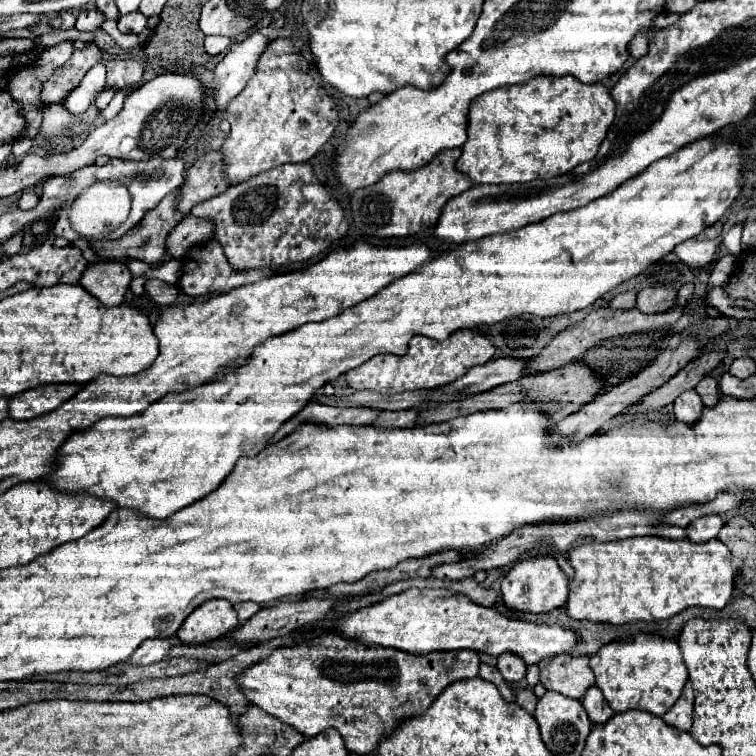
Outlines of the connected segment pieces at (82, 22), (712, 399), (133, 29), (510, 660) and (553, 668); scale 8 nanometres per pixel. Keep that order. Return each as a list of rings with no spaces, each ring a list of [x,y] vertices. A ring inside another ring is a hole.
[[[82,9],[76,17],[76,25],[74,29],[78,33],[88,33],[88,31],[96,31],[102,27],[102,23],[106,21],[106,15],[98,9]]]
[[[710,375],[704,377],[704,379],[698,383],[696,391],[698,391],[698,395],[702,397],[702,401],[704,401],[706,407],[714,407],[714,405],[718,403],[718,385],[716,385],[716,379],[714,379],[714,377],[710,377]]]
[[[140,11],[122,15],[122,17],[118,19],[118,31],[120,31],[120,33],[140,33],[140,31],[144,31],[146,27],[148,27],[148,25],[146,25],[146,17],[144,17]]]
[[[504,653],[498,657],[498,671],[502,673],[502,677],[508,681],[508,683],[518,683],[524,679],[526,675],[526,665],[520,657],[512,655],[512,653]]]
[[[558,655],[550,661],[542,661],[540,665],[540,683],[546,685],[548,691],[556,691],[568,695],[572,699],[582,699],[588,687],[594,685],[594,673],[588,667],[588,657],[574,657],[574,655]]]

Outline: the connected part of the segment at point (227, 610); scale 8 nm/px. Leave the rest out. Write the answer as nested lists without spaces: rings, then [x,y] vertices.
[[[212,599],[196,607],[178,631],[184,645],[204,645],[226,637],[238,625],[234,607],[224,599]]]

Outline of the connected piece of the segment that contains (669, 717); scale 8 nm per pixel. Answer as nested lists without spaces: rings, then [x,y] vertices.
[[[686,683],[684,693],[680,695],[680,699],[674,703],[674,707],[662,717],[664,723],[682,729],[682,731],[690,731],[692,727],[692,709],[694,709],[694,691],[692,685]]]

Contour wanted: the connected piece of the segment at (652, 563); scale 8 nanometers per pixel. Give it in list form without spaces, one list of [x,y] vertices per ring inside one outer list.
[[[632,537],[610,543],[582,543],[572,547],[568,561],[574,567],[574,577],[570,581],[566,611],[574,619],[588,619],[596,623],[624,625],[636,619],[668,619],[694,605],[722,609],[730,601],[734,589],[730,551],[718,539],[712,539],[708,543],[692,543],[688,539],[674,541],[664,537]]]

